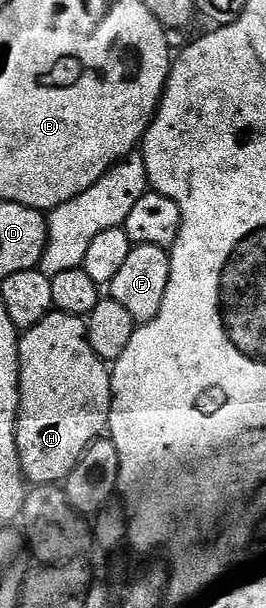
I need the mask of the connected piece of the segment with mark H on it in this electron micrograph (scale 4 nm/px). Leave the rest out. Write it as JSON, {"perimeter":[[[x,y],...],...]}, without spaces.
{"perimeter":[[[52,312],[48,316],[44,316],[44,320],[40,320],[40,324],[36,324],[36,328],[25,331],[18,343],[18,391],[20,392],[20,404],[18,405],[18,423],[16,424],[16,448],[20,452],[22,474],[25,476],[27,483],[34,486],[56,486],[65,483],[67,476],[76,468],[80,456],[84,456],[86,449],[96,439],[103,437],[107,433],[110,425],[111,371],[108,369],[107,363],[103,362],[100,356],[96,356],[96,352],[88,340],[86,323],[86,318],[77,318],[76,316]]]}

